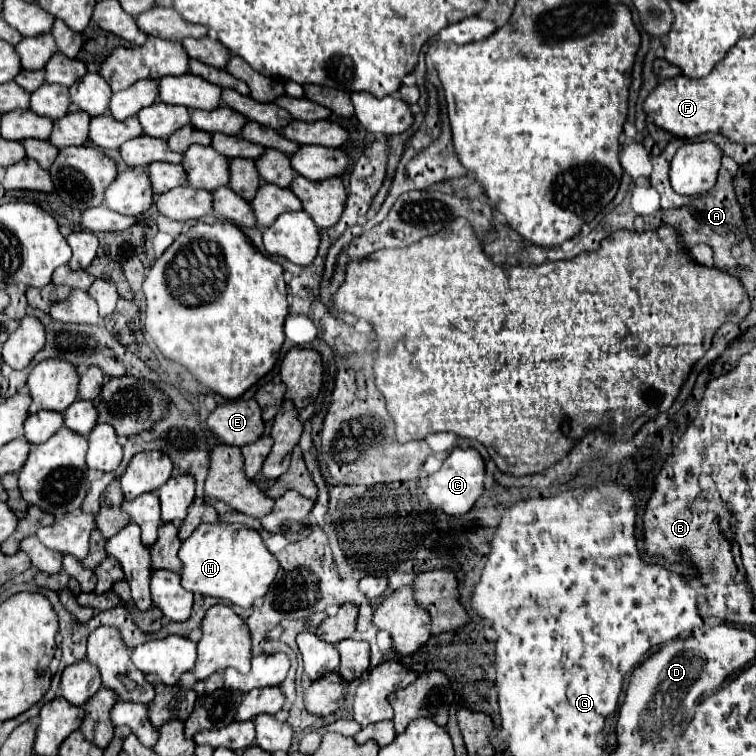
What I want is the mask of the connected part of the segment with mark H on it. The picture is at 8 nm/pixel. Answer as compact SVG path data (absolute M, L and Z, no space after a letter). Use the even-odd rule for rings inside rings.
M199 524L183 542L179 558L183 562L183 588L203 596L229 600L241 608L249 608L257 598L263 598L279 570L279 562L267 550L259 532L245 524Z

